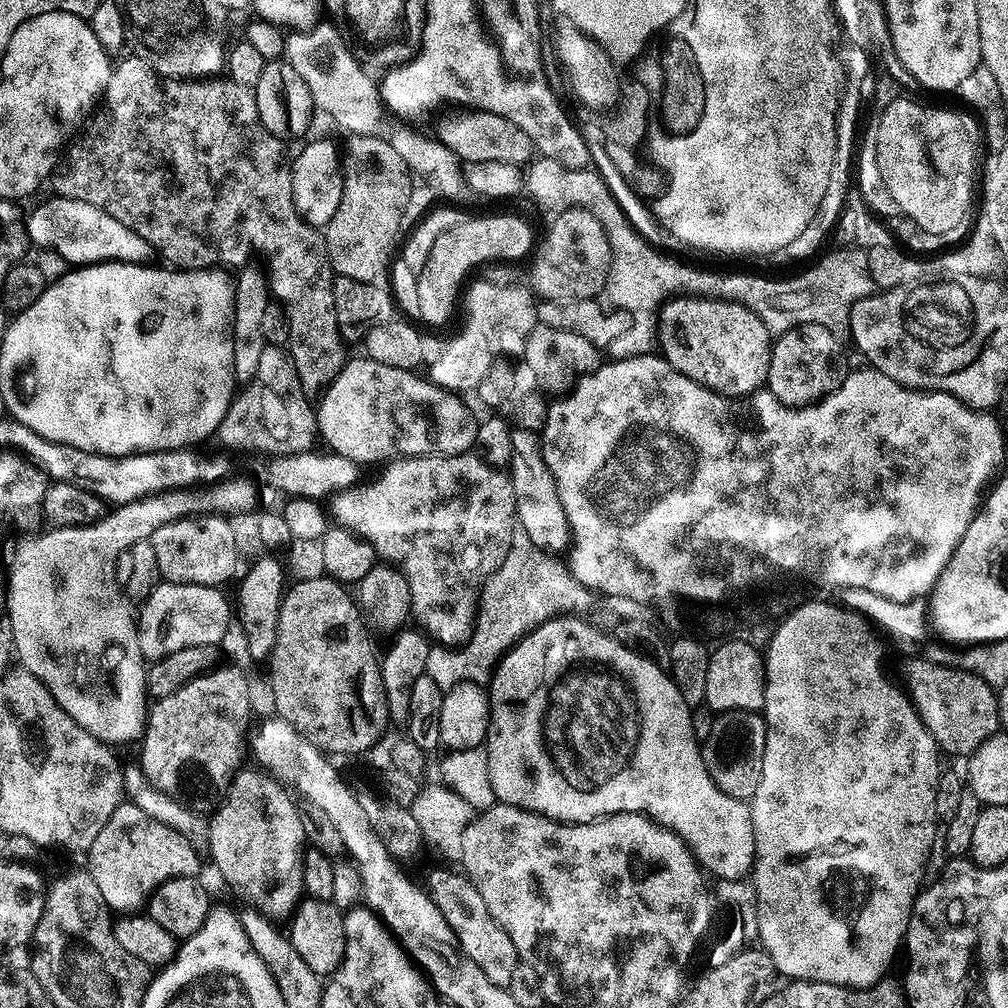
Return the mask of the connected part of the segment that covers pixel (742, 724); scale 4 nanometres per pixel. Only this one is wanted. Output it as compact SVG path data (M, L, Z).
M730 710L719 713L713 719L710 730L702 737L700 753L706 766L706 774L722 790L722 794L730 794L730 798L738 798L745 802L751 801L760 777L760 763L766 728L760 712L746 710Z

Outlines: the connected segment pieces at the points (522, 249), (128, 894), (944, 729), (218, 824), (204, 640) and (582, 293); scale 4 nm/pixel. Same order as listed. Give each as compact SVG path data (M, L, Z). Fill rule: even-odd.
M476 216L460 226L447 229L438 235L437 241L430 249L430 256L426 264L417 271L417 286L419 297L419 309L421 311L419 319L428 324L444 324L452 316L452 311L456 308L456 295L461 295L462 285L465 283L464 275L471 268L476 268L479 264L484 264L487 260L520 260L524 255L527 257L533 251L534 239L532 240L532 228L520 216Z
M122 802L110 814L106 826L86 853L86 871L94 878L102 898L116 914L136 914L147 905L152 892L167 880L179 876L199 877L201 853L196 852L163 819L138 810L131 802Z
M909 655L904 660L902 684L908 698L937 745L945 753L948 751L961 758L967 757L986 737L1001 731L997 693L993 685L987 684L973 672L955 666L947 668L944 664L923 660L921 656Z
M241 770L232 777L220 807L211 813L208 820L207 855L212 856L221 878L245 900L243 903L247 907L255 908L273 922L287 921L295 913L304 892L302 870L306 841L302 830L302 812L296 809L295 802L288 797L288 788L279 779L273 778L267 771L257 771Z
M161 582L147 596L138 608L138 646L142 650L145 661L161 660L166 654L174 654L178 650L186 650L186 646L223 645L224 635L228 632L228 616L230 620L230 602L224 598L219 587L207 588L197 584L170 584Z
M568 208L565 212L555 213L551 220L544 241L535 245L531 257L532 269L527 281L531 291L540 300L590 300L599 297L612 261L612 251L602 224L584 208Z

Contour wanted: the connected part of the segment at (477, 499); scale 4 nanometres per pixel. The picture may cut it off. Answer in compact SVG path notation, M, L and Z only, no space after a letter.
M471 451L457 456L392 458L380 470L373 480L365 484L356 482L337 491L331 497L331 519L345 531L365 540L384 564L395 566L404 576L409 586L412 604L410 616L415 627L429 641L445 648L459 649L472 637L480 589L510 551L516 518L511 475L507 471L489 467Z

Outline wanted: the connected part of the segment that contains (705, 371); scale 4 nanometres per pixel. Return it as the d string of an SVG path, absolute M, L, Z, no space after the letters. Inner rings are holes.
M680 294L675 298L667 301L664 307L658 313L658 352L663 356L664 361L670 366L674 366L674 370L678 370L682 374L686 374L686 378L690 378L694 382L698 382L702 386L706 386L710 390L714 390L723 396L731 396L733 398L743 398L759 392L767 385L768 371L770 370L770 354L772 353L773 333L766 330L766 326L756 314L745 307L744 304L735 304L732 300L721 300L719 298L701 298L691 294Z

